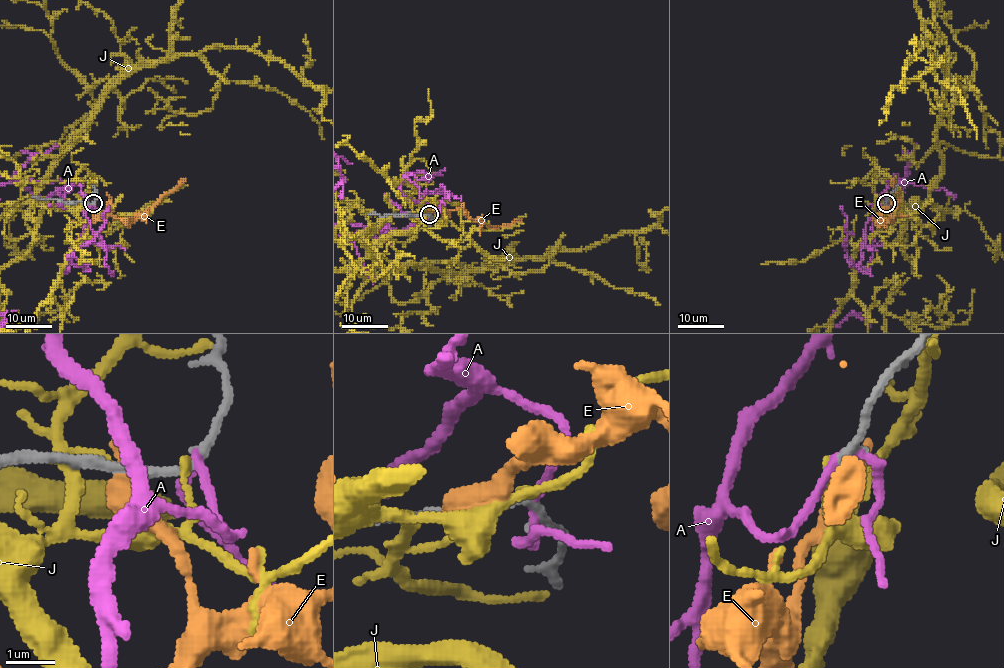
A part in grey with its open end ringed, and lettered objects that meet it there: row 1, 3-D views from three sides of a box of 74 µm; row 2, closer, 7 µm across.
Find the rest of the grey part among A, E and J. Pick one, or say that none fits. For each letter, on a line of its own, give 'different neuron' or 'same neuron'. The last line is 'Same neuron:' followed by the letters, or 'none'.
A: different neuron
E: different neuron
J: different neuron
Same neuron: none

